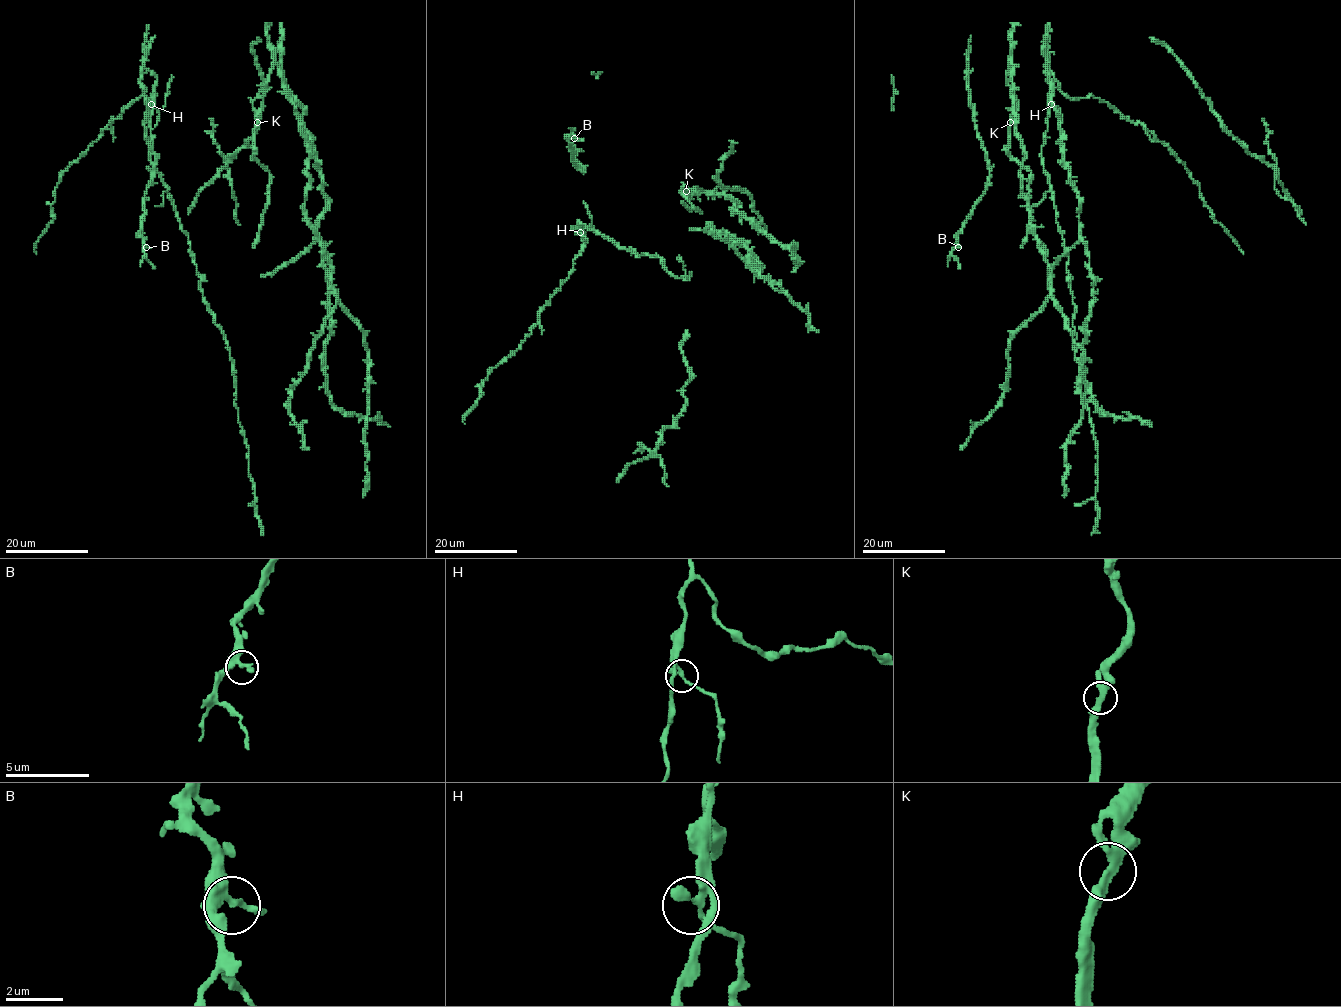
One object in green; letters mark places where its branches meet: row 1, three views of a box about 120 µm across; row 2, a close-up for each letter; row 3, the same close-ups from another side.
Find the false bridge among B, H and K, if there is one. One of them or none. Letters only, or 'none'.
none

